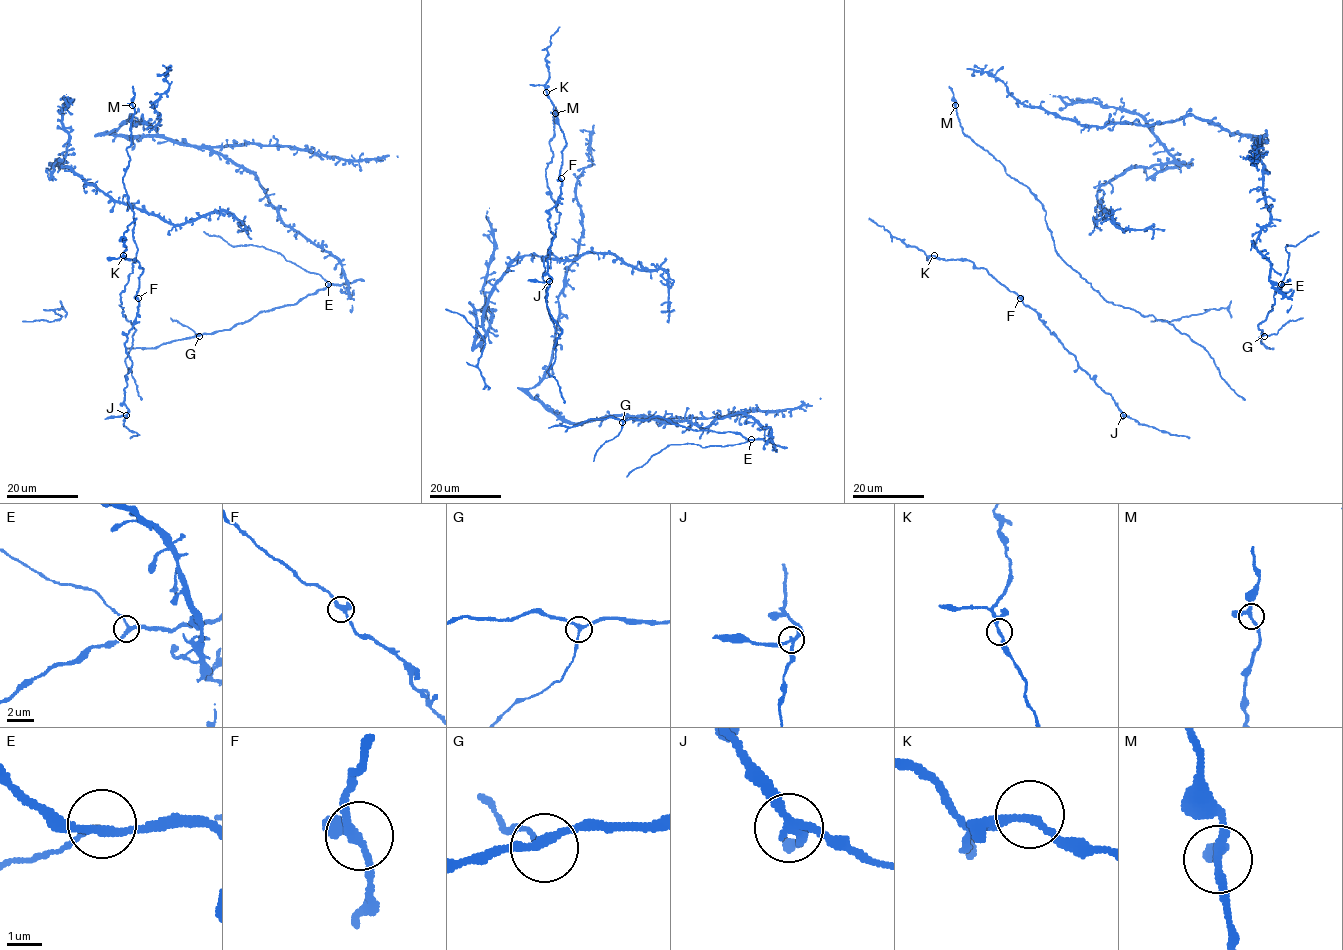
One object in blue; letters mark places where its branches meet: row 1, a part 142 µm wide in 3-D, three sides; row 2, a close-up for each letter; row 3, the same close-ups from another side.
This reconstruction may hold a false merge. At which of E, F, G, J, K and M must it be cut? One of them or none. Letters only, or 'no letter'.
J

